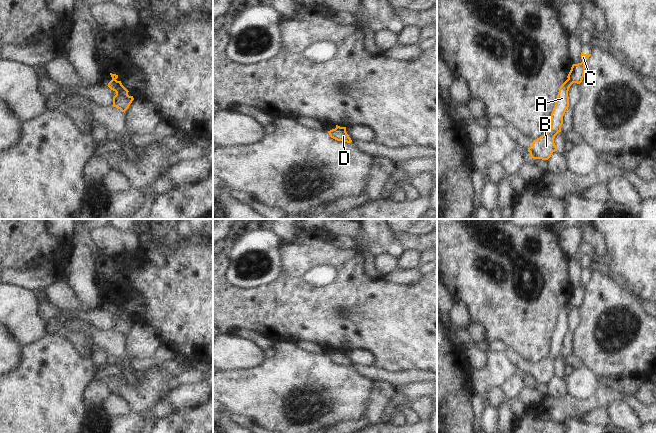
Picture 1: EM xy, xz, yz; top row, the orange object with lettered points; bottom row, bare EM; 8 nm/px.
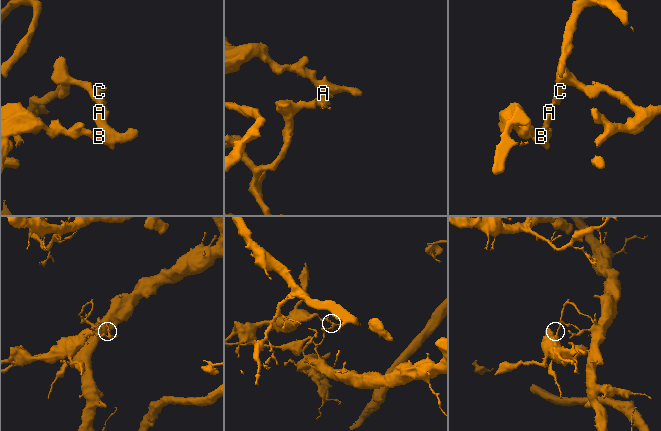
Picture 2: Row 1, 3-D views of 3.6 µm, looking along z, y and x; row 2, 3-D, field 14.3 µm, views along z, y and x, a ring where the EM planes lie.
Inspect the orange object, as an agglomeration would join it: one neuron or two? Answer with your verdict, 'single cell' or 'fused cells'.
fused cells

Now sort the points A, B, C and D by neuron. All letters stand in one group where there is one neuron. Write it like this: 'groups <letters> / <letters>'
groups A B / C D

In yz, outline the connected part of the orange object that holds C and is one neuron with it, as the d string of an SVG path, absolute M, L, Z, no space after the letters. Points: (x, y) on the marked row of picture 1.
M581 53L582 62L572 65L567 78L571 80L573 83L580 84L582 82L585 74L585 62L590 56L591 54Z

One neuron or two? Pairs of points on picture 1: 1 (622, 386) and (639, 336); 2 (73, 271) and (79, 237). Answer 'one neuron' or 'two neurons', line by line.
1: two neurons
2: one neuron

